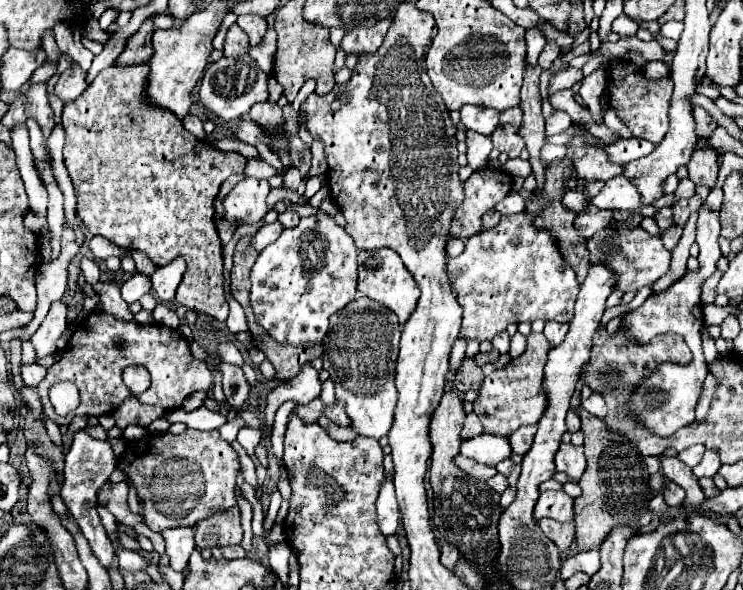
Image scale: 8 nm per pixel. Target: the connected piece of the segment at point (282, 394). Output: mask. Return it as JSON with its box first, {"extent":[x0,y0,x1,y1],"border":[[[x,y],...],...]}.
{"extent":[265,364,321,436],"border":[[[305,364],[299,372],[299,376],[287,380],[287,382],[281,382],[279,386],[275,386],[269,394],[267,394],[267,406],[265,406],[265,436],[271,434],[271,428],[273,428],[273,418],[275,418],[275,412],[277,408],[291,400],[291,402],[297,402],[297,404],[309,404],[311,400],[315,400],[321,392],[321,382],[319,382],[319,374],[317,370],[313,370],[309,364]]]}

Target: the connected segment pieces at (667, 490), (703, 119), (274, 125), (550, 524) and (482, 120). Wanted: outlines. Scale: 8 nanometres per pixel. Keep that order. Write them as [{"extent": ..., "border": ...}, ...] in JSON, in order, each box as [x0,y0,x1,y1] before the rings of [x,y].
[{"extent":[663,482,685,506],"border":[[[665,482],[663,486],[663,496],[665,496],[665,502],[667,506],[681,506],[683,498],[685,498],[685,492],[681,486],[677,486],[675,482]]]},{"extent":[693,106,717,138],"border":[[[693,106],[693,116],[695,116],[695,124],[697,124],[695,132],[699,138],[707,138],[717,128],[717,122],[701,106]]]},{"extent":[249,100,283,134],"border":[[[265,100],[263,104],[255,104],[249,112],[249,118],[255,120],[265,130],[269,130],[271,134],[277,134],[279,128],[283,126],[281,108],[277,106],[277,102],[271,102],[271,100]]]},{"extent":[537,518,575,550],"border":[[[543,518],[537,520],[537,525],[547,538],[551,538],[555,542],[555,546],[559,550],[569,550],[571,542],[575,538],[575,526],[573,526],[573,522],[559,524],[557,520]]]},{"extent":[461,104,499,134],"border":[[[465,104],[461,110],[461,124],[469,130],[481,132],[481,134],[491,134],[495,130],[495,126],[499,124],[499,112],[491,110],[491,108],[483,108],[483,106],[473,106],[473,104]]]}]

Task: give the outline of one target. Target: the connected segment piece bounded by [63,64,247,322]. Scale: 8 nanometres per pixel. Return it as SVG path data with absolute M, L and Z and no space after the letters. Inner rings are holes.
M145 64L127 68L109 66L99 72L83 96L65 104L63 156L77 192L77 216L91 234L105 236L125 250L141 250L153 260L155 266L165 266L177 256L183 256L187 270L177 288L175 300L189 310L197 310L225 322L229 308L223 296L223 256L213 222L213 200L223 180L245 170L247 158L239 152L221 152L211 148L207 142L201 142L189 134L181 120L171 112L155 106L151 108L143 98L145 86Z

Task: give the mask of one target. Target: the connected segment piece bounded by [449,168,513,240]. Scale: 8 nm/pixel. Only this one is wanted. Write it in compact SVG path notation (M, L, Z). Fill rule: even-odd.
M483 168L473 172L463 184L465 200L451 220L449 234L467 240L469 236L481 232L481 216L507 196L511 180L513 178L505 170Z

